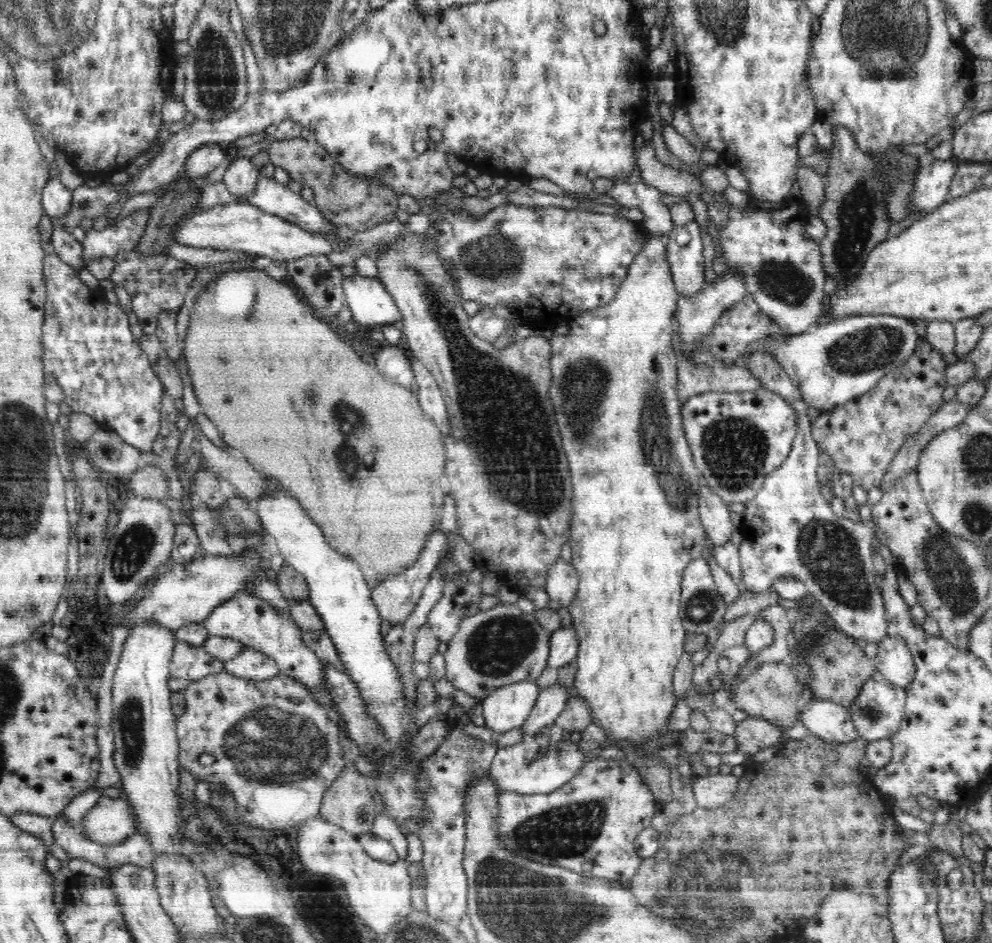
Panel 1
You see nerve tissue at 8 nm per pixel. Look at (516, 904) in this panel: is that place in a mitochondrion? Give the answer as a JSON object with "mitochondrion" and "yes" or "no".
{"mitochondrion":"yes"}

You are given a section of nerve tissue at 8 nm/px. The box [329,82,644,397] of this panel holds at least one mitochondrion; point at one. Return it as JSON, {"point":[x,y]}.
{"point":[495,253]}

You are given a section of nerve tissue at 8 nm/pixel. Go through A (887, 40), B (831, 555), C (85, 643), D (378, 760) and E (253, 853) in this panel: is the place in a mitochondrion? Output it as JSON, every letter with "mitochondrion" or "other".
{"A":"mitochondrion","B":"mitochondrion","C":"other","D":"other","E":"other"}

